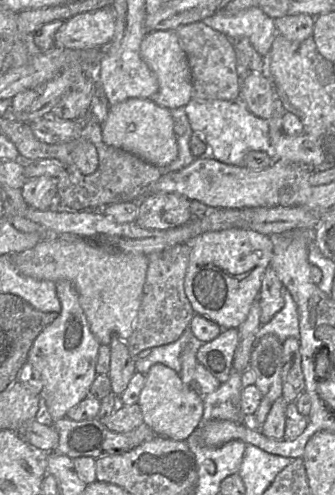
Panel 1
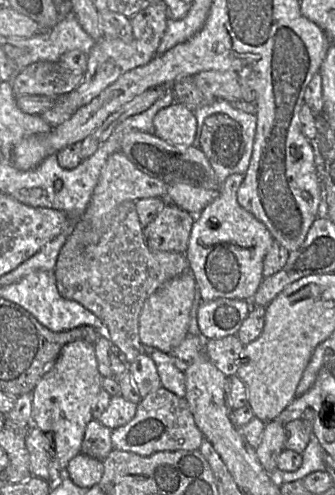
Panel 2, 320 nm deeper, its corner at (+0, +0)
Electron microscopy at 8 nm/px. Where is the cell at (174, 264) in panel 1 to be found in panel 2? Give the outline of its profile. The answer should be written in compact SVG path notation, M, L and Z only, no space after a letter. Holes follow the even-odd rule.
M124 202L111 212L111 215L109 216L109 224L96 243L90 244L87 247L83 248L82 242L83 242L83 231L80 231L78 229L76 223L74 229L72 230L72 233L68 236L66 243L64 244L59 253L56 266L54 268L54 274L56 277L56 283L59 293L61 294L62 297L68 300L73 300L80 303L86 309L88 309L89 311L94 313L97 317L99 317L102 320L103 324L105 325L105 327L98 328L100 336L107 338L109 342L111 341L112 344L116 345L125 354L127 361L129 363L132 363L138 355L143 353L143 347L139 336L139 316L145 300L156 290L158 290L161 286L163 286L166 282L188 271L189 270L188 259L184 253L151 251L148 248L144 240L144 230L141 226L134 202Z

